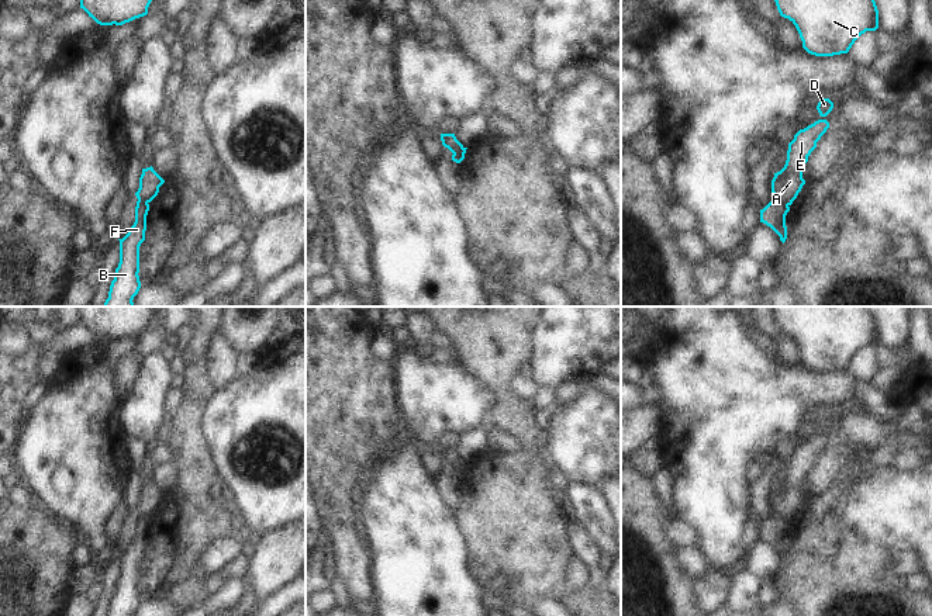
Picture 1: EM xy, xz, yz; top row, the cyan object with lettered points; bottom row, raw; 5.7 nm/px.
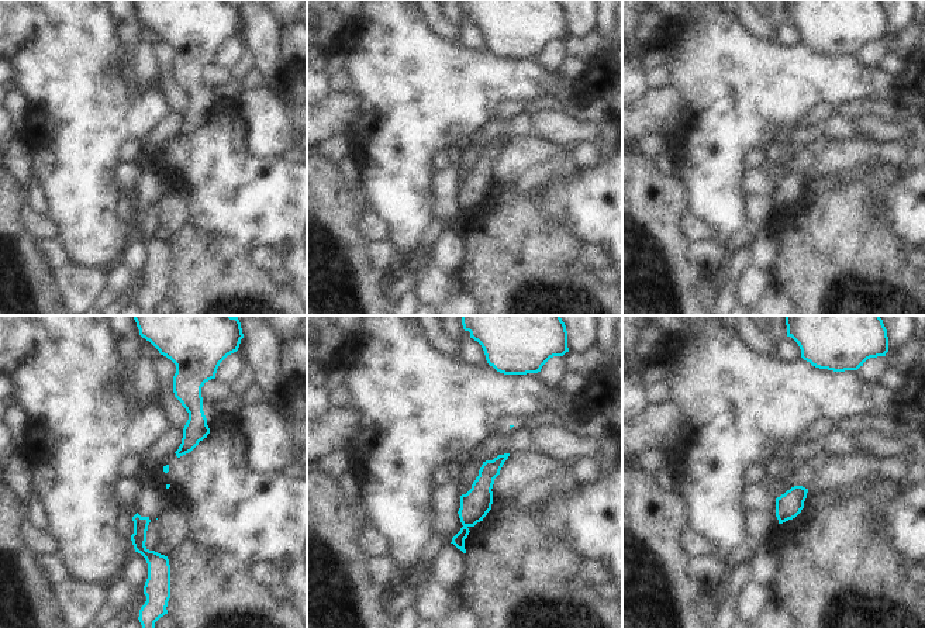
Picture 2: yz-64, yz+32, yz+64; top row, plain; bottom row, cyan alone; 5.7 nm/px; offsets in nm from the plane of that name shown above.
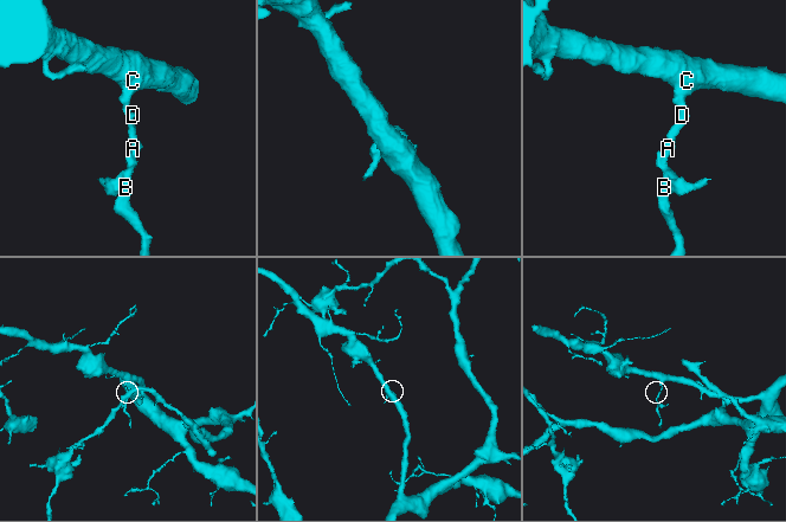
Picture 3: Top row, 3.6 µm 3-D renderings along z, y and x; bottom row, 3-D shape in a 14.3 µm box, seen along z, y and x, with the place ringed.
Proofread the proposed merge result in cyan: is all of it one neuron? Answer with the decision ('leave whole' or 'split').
split

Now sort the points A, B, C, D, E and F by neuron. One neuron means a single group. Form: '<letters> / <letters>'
A C D E / B F

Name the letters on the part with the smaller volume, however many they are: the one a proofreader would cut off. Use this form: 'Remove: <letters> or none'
Remove: B, F

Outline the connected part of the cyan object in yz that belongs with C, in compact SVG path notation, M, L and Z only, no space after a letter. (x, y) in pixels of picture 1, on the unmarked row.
M773 307L777 325L797 343L802 363L815 371L848 368L866 346L879 343L870 307Z

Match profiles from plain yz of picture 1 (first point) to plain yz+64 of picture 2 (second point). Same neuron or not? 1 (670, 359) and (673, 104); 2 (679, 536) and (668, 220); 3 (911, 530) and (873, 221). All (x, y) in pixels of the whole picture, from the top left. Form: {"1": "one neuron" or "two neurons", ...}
{"1": "two neurons", "2": "two neurons", "3": "two neurons"}

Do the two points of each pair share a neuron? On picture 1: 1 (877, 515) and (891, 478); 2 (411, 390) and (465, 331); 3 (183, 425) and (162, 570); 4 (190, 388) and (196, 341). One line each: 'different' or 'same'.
1: same
2: different
3: same
4: same

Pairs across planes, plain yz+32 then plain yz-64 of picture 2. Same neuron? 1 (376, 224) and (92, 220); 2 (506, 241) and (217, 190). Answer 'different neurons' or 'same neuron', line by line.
1: different neurons
2: different neurons

